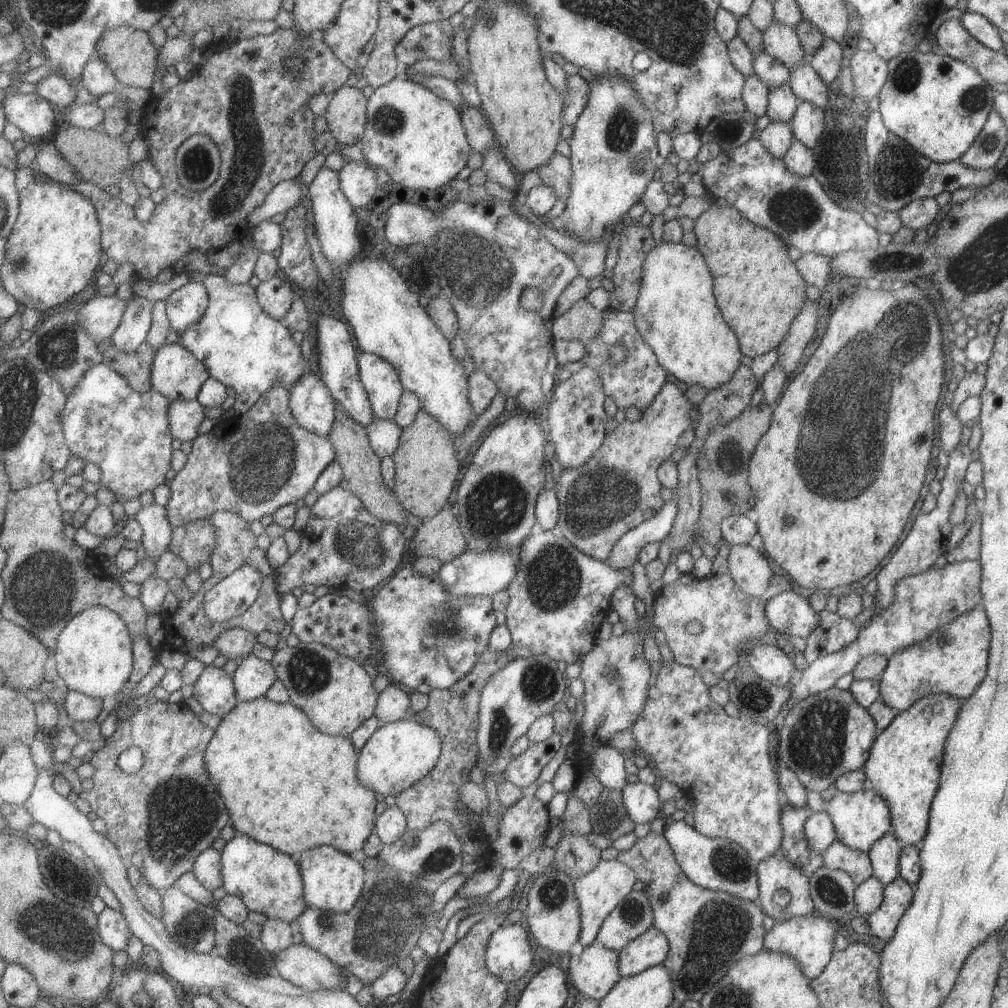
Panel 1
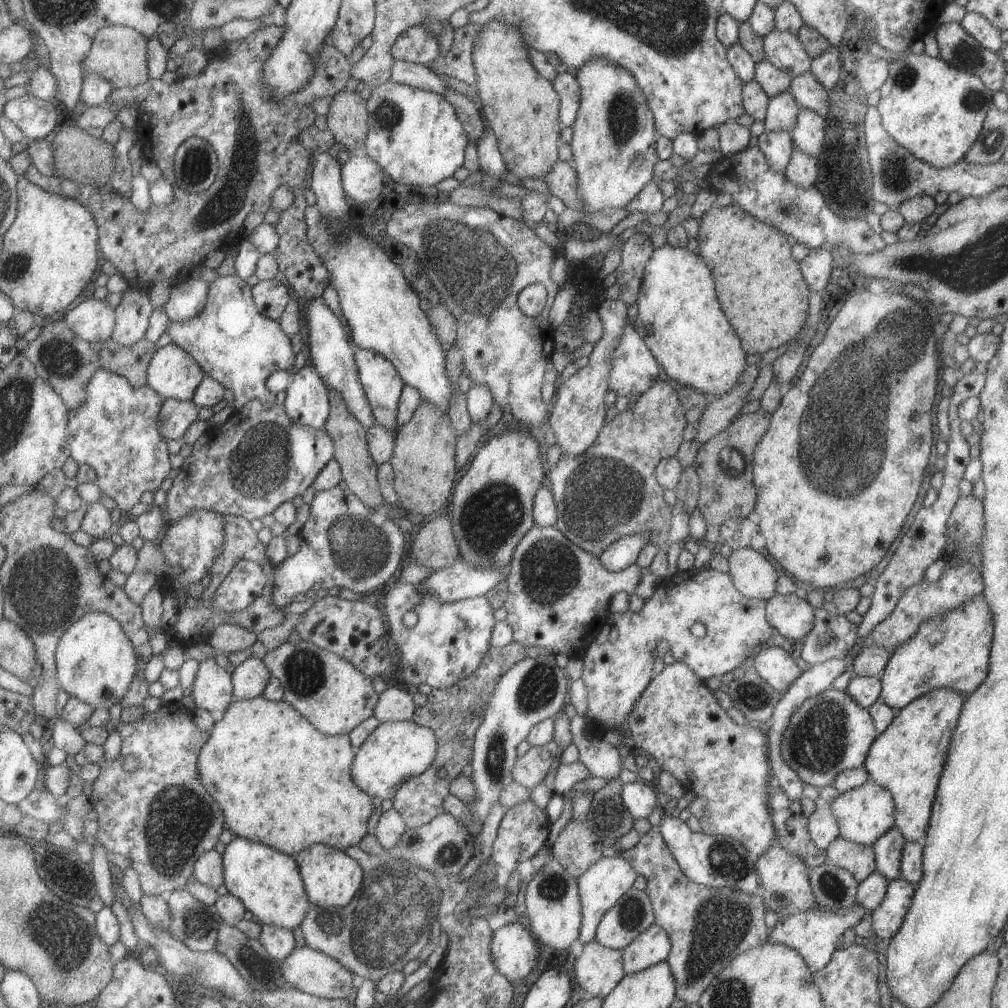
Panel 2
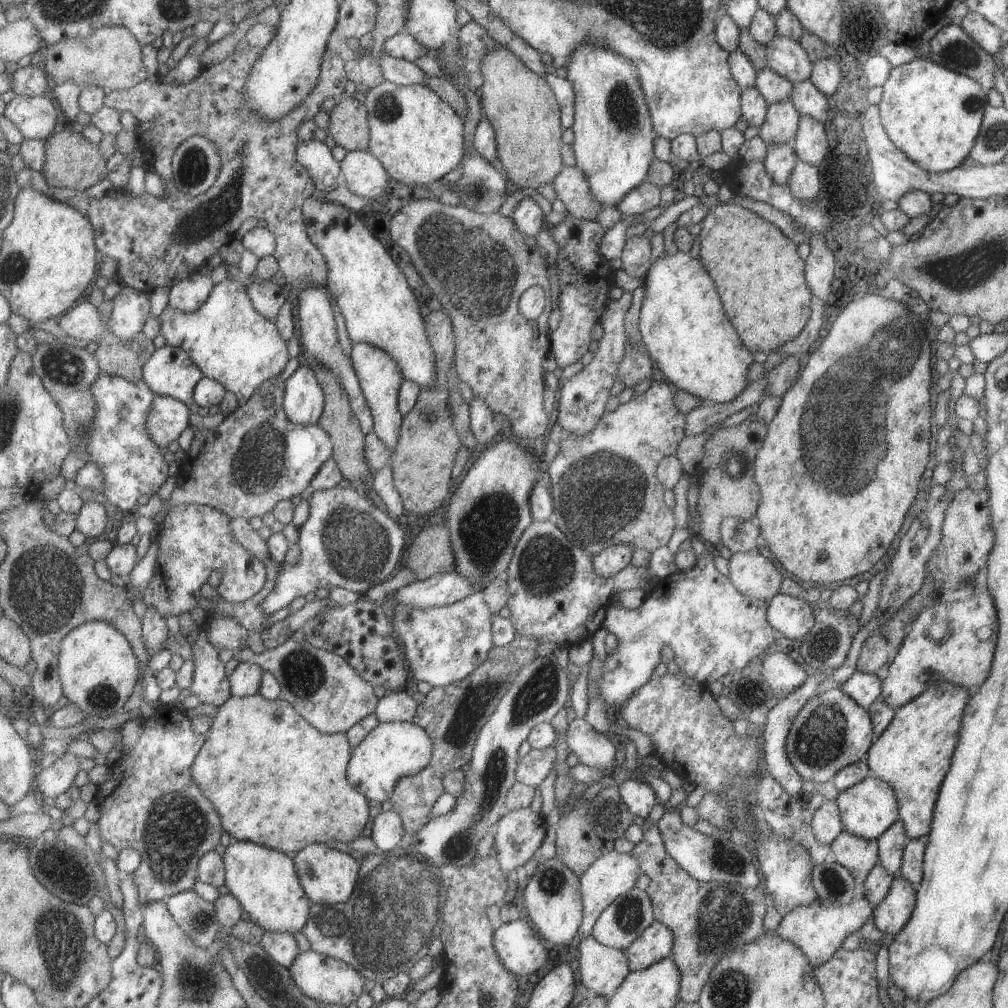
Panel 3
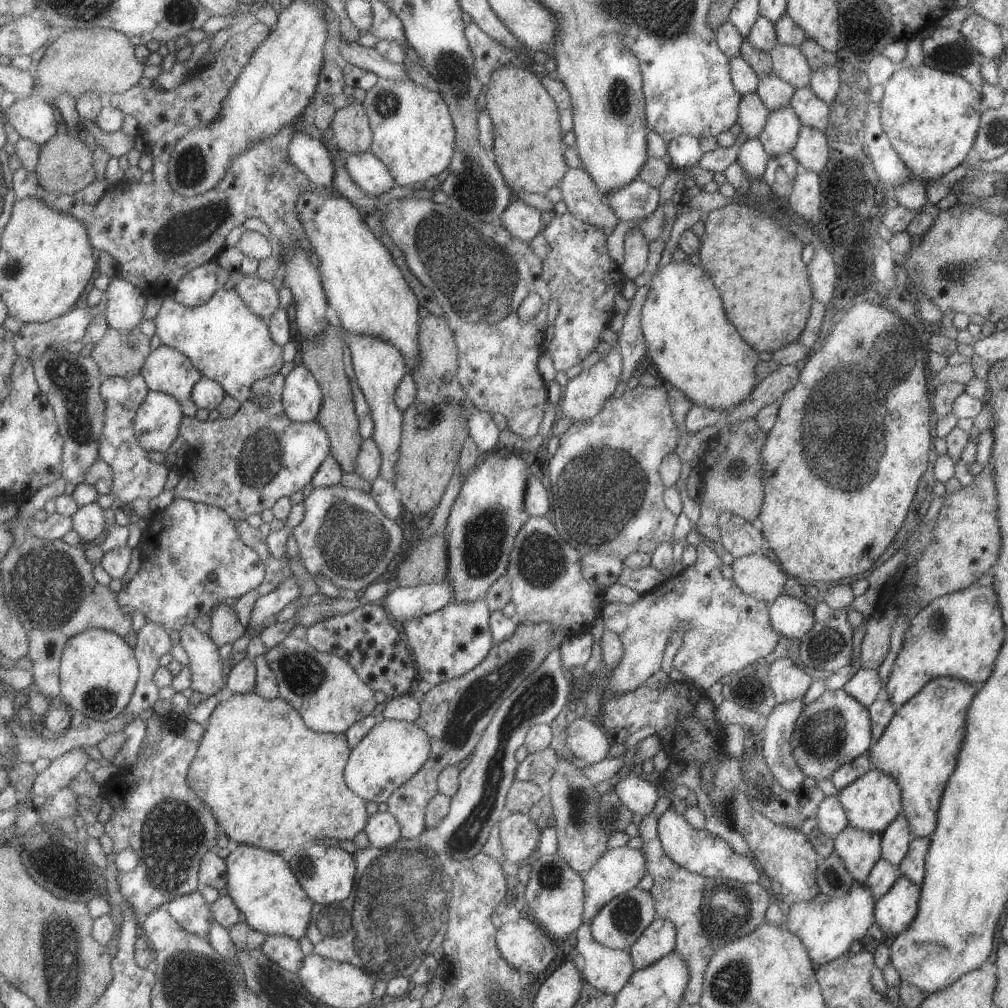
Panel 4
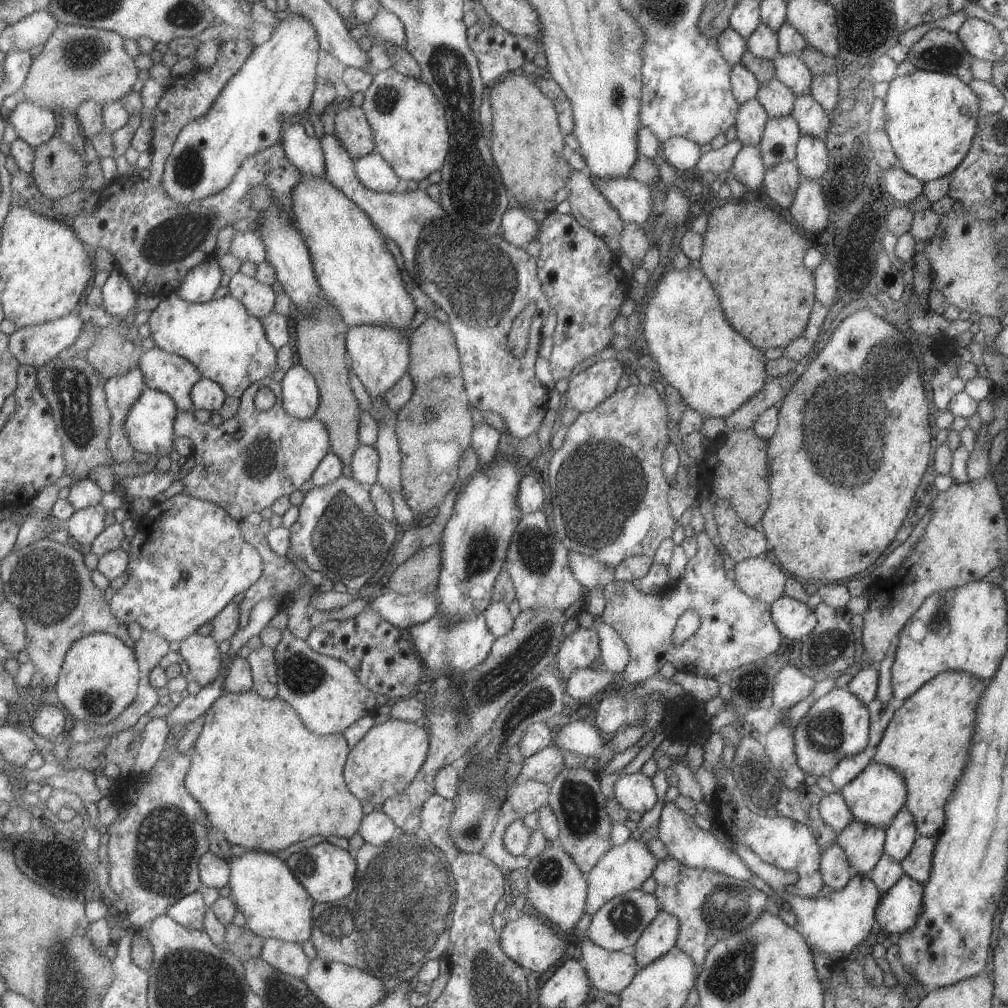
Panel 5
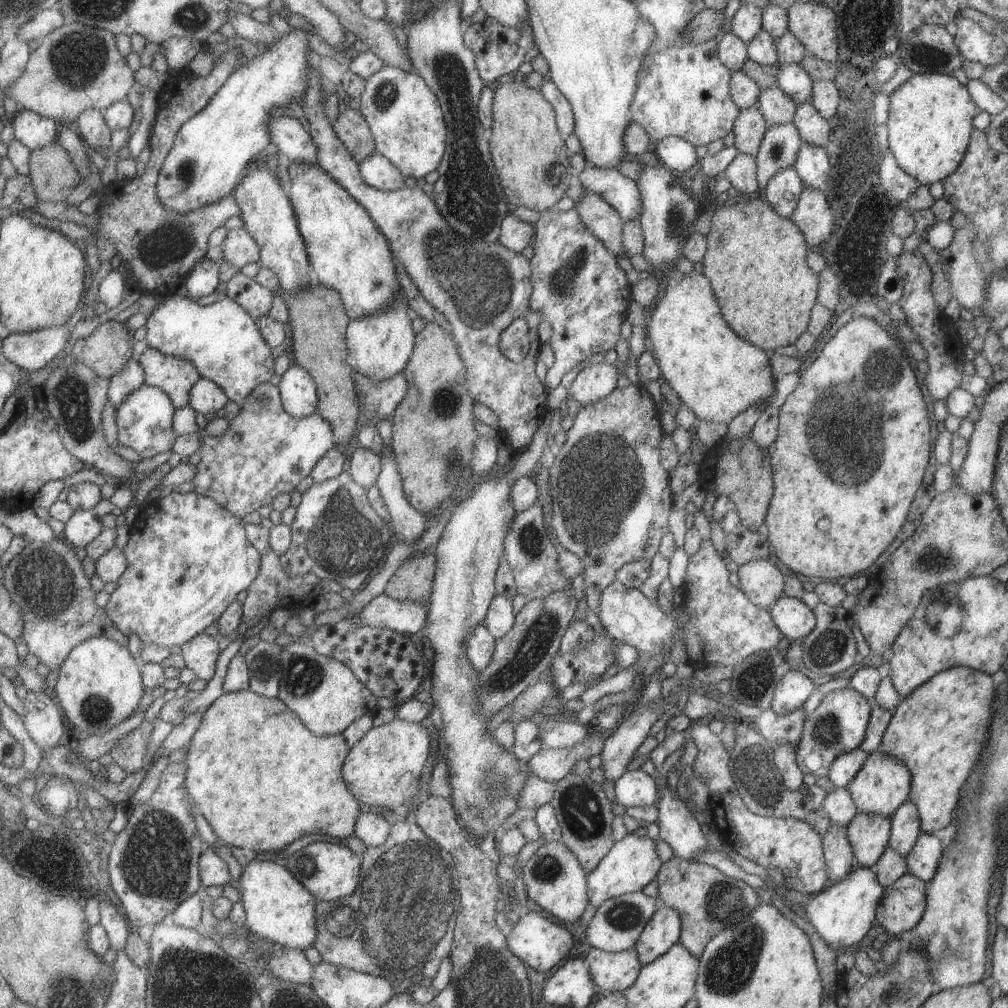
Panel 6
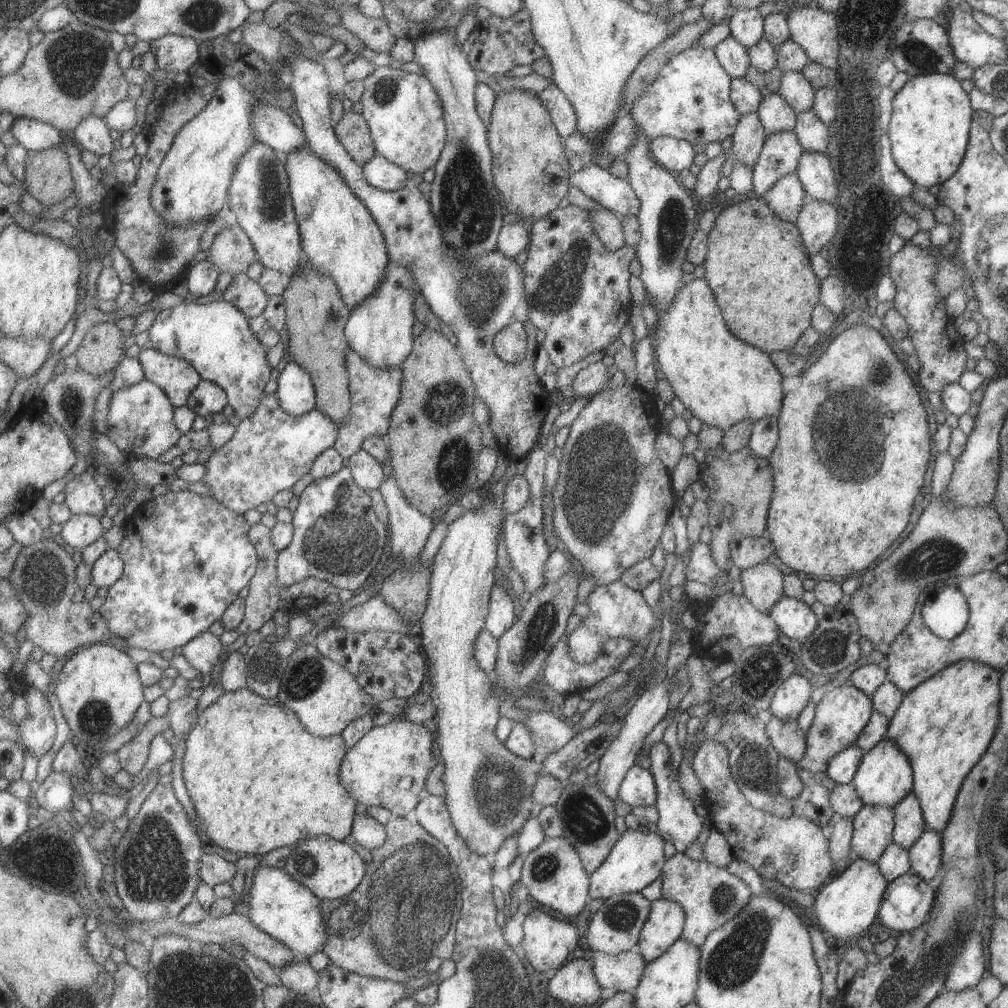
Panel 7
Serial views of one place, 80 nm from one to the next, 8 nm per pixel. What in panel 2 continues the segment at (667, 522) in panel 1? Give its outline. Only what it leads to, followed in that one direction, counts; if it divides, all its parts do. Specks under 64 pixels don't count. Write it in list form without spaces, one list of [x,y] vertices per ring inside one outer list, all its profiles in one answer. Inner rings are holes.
[[[635,532],[621,536],[596,558],[607,572],[617,573],[635,564],[641,548],[649,543],[649,538],[653,538],[653,532]]]

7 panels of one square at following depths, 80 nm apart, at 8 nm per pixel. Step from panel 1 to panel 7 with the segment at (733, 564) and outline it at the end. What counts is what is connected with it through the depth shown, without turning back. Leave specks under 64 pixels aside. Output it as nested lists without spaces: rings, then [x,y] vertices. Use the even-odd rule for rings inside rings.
[[[767,561],[745,568],[739,574],[739,581],[743,587],[743,596],[759,612],[767,614],[784,597],[782,580],[783,575],[781,572]]]

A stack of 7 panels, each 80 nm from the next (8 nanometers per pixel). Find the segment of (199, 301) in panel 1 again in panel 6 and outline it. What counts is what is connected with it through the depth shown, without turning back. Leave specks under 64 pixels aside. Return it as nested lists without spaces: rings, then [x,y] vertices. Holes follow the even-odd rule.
[[[209,258],[195,264],[185,282],[188,296],[197,300],[217,291],[217,286],[221,283],[219,282],[219,272],[221,272],[220,264],[209,260]]]

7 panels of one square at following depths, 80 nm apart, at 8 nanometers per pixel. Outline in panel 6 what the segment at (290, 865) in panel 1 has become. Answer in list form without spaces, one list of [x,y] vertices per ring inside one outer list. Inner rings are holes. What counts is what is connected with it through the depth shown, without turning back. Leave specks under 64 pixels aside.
[[[248,854],[248,862],[242,869],[242,874],[235,882],[235,887],[246,909],[247,928],[262,939],[287,946],[287,948],[301,948],[304,951],[309,946],[314,947],[319,935],[317,928],[317,906],[319,903],[306,886],[291,873],[286,865],[280,866],[273,860],[258,860]]]

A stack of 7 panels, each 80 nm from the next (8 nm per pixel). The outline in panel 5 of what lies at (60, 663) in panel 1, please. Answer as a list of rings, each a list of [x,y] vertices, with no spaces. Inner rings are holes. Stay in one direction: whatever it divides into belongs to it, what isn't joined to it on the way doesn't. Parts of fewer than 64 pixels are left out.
[[[95,632],[83,636],[71,646],[63,664],[56,693],[69,716],[104,726],[114,723],[131,704],[135,703],[142,680],[138,657],[121,638]]]

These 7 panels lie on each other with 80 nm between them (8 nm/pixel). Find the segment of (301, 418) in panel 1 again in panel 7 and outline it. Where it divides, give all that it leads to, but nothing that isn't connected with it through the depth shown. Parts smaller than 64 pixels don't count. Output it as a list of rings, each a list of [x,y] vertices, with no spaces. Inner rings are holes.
[[[292,360],[278,377],[280,404],[291,416],[309,414],[317,407],[317,390],[311,374]]]

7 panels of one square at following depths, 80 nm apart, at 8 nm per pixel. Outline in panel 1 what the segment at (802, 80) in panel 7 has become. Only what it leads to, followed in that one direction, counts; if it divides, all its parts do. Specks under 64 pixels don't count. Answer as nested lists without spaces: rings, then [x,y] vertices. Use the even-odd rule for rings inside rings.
[[[776,21],[763,30],[762,44],[764,52],[781,62],[787,71],[795,70],[806,58],[794,28]]]

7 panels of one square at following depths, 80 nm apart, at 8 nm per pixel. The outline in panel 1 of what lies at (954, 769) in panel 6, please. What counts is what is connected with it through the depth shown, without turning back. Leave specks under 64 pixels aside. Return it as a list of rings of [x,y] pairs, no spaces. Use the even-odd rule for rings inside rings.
[[[944,694],[923,696],[907,710],[897,713],[891,723],[878,732],[863,764],[867,787],[887,802],[892,834],[901,845],[921,849],[928,828],[929,808],[938,788],[945,740],[955,724],[959,702]]]

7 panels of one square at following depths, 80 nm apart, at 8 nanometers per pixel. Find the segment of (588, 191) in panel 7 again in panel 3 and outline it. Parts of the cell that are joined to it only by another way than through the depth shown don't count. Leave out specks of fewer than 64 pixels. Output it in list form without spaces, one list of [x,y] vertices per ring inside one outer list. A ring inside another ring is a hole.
[[[643,181],[633,190],[629,190],[615,206],[622,218],[629,215],[635,216],[635,214],[641,215],[661,204],[662,195],[662,190],[657,186]]]

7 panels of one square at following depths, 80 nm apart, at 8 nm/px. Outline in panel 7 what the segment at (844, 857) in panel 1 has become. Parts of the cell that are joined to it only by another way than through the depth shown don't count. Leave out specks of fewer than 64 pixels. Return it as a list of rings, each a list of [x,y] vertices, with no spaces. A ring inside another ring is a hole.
[[[863,805],[852,816],[850,847],[853,856],[875,863],[892,841],[893,827],[894,812],[891,807]]]

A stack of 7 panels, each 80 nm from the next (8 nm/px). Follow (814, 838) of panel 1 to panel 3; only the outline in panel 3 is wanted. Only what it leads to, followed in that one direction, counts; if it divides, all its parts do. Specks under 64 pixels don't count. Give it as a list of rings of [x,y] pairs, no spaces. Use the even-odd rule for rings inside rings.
[[[825,800],[813,812],[811,832],[817,842],[829,845],[841,832],[843,824],[839,820],[839,810],[835,801]]]

